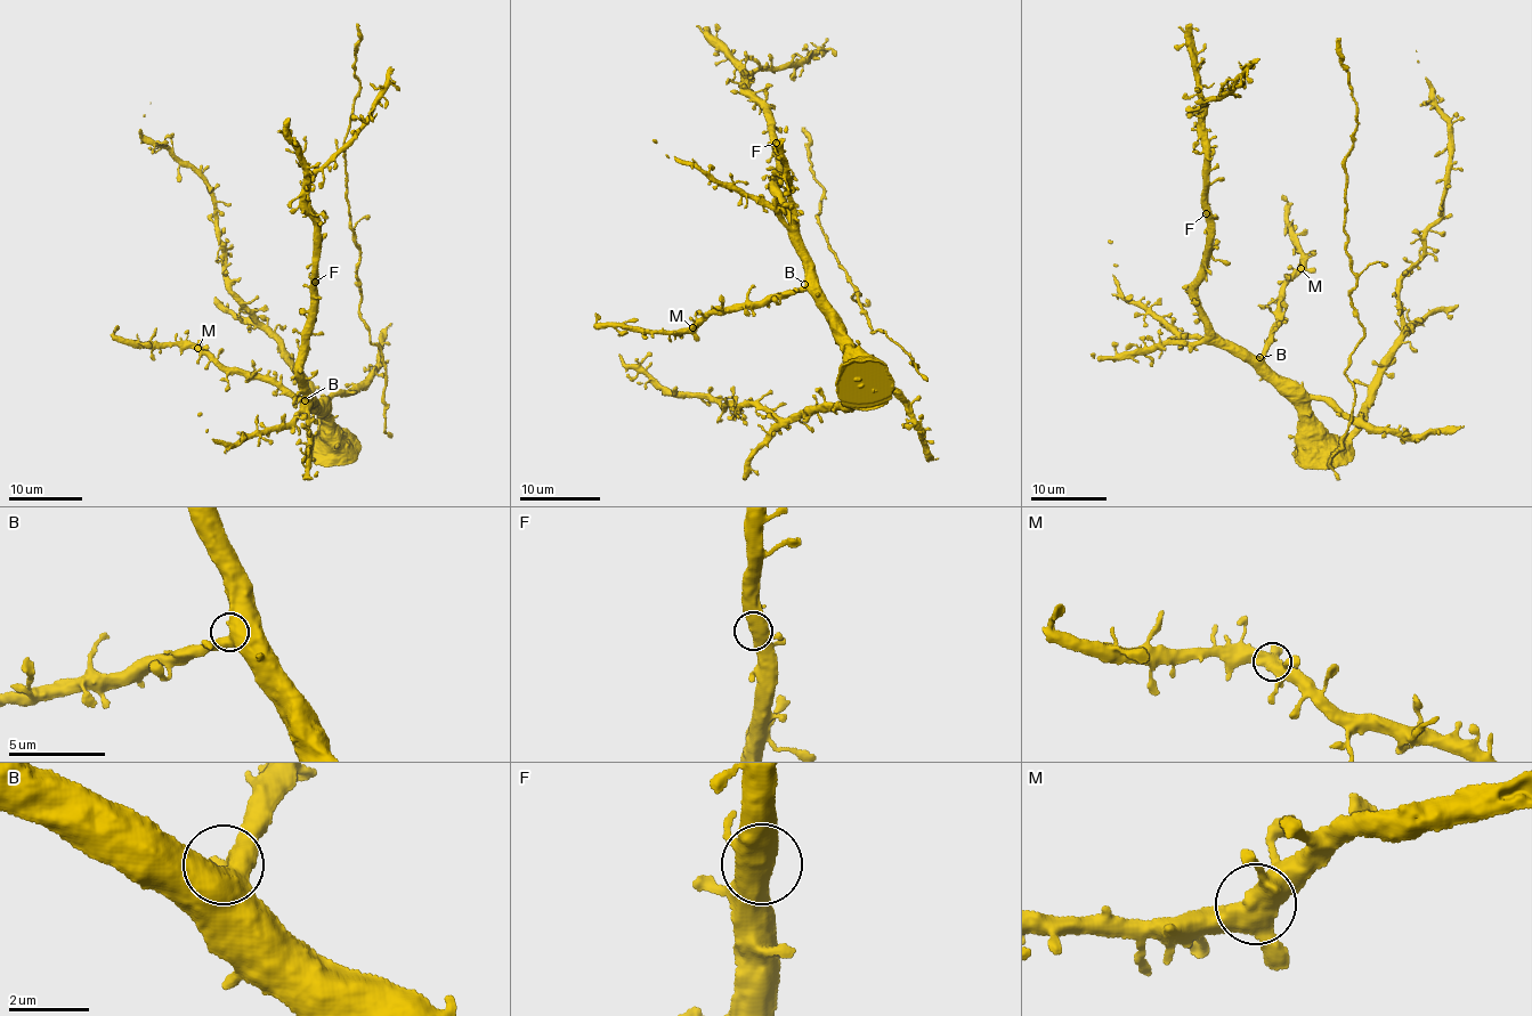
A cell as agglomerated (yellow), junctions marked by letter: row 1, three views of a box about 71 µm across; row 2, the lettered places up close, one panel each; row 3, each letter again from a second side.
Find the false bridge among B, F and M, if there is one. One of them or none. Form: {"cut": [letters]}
{"cut": []}

